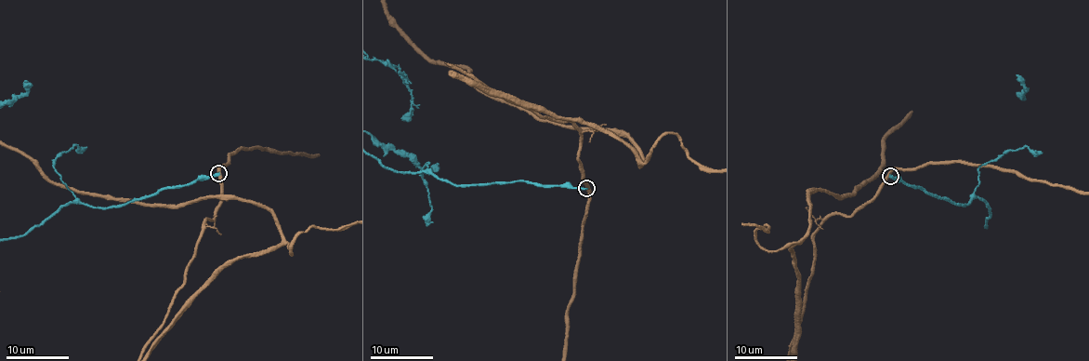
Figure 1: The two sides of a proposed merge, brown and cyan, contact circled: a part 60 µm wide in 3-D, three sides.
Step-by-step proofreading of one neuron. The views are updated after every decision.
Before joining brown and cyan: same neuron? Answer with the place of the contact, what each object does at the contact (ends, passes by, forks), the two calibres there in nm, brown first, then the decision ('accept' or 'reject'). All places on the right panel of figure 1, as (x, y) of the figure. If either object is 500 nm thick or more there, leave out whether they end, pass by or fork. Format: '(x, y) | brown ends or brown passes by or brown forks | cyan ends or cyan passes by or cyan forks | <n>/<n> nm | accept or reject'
(890, 176) | brown passes by | cyan ends | 360/280 nm | reject

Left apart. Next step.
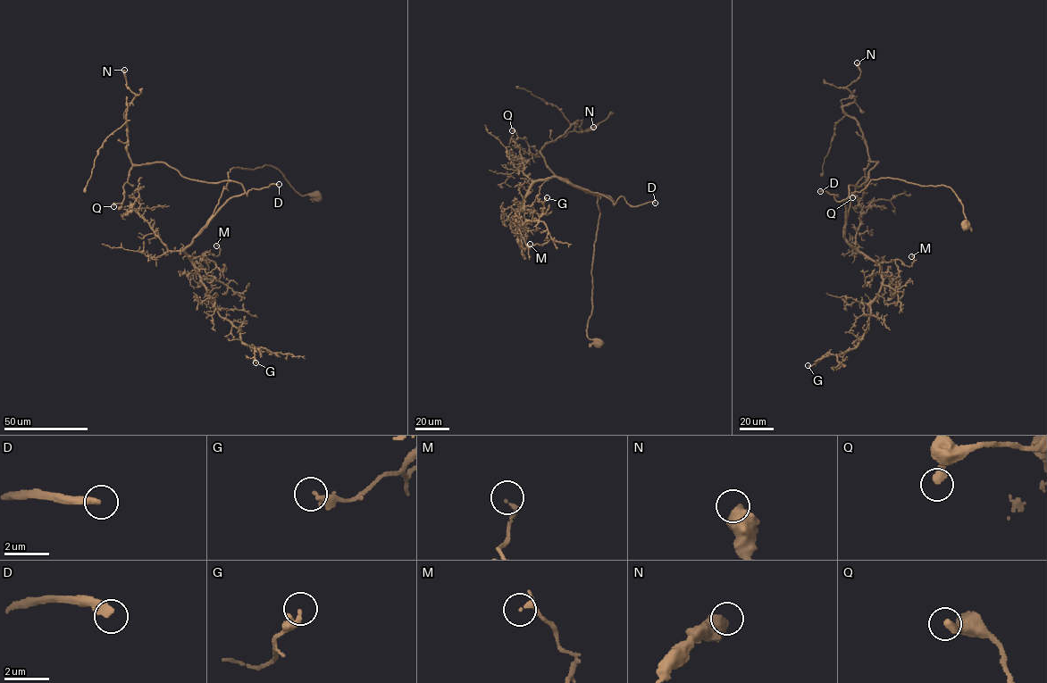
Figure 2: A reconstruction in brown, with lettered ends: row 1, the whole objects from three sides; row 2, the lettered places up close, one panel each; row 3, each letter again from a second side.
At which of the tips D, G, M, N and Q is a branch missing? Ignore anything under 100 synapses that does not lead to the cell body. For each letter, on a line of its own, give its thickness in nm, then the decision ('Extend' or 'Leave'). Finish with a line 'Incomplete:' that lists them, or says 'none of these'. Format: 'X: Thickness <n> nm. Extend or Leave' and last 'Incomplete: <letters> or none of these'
D: Thickness 400 nm. Extend
G: Thickness 320 nm. Leave
M: Thickness 110 nm. Leave
N: Thickness 700 nm. Leave
Q: Thickness 360 nm. Leave
Incomplete: D

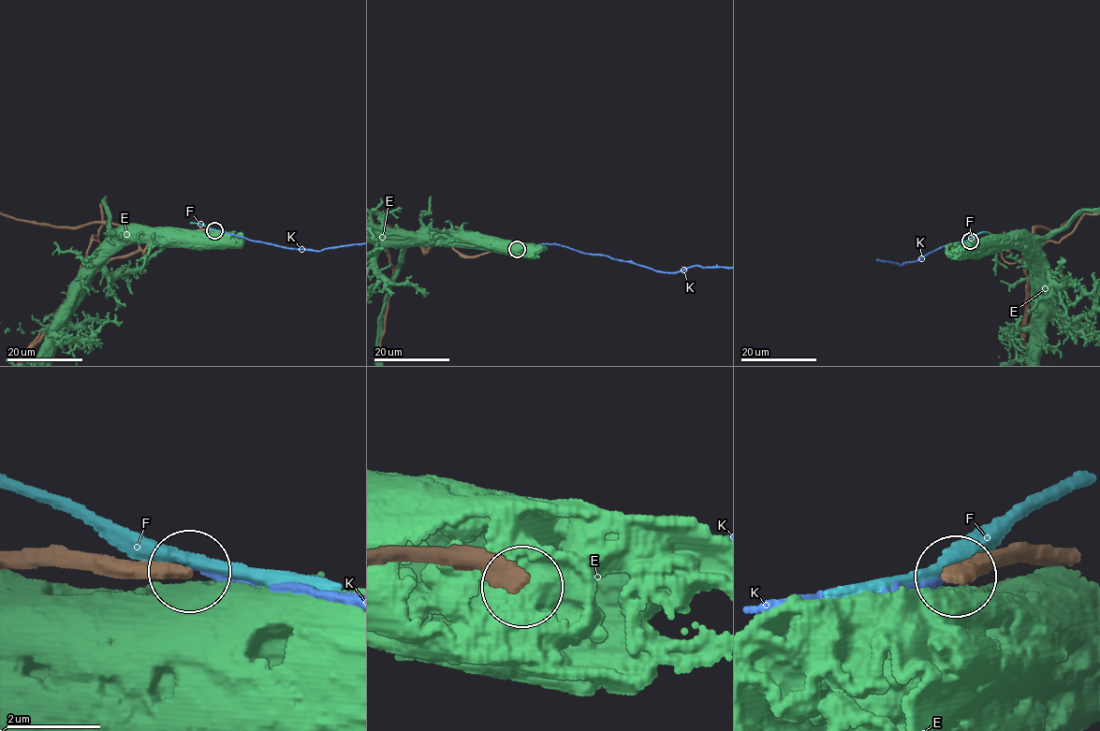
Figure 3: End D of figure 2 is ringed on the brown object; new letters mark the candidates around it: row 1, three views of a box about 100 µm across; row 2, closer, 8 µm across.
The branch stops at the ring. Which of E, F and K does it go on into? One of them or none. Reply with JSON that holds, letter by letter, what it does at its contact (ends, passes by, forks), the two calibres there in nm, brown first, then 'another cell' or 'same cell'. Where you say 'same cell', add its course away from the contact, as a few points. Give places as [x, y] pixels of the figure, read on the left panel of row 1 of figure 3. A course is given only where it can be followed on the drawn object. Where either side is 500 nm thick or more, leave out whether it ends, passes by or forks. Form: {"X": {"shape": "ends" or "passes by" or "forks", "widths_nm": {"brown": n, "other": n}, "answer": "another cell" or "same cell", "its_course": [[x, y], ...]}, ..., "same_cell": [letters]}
{"E": {"widths_nm": {"brown": 480, "other": 750}, "answer": "another cell"}, "F": {"widths_nm": {"brown": 550, "other": 400}, "answer": "another cell"}, "K": {"shape": "ends", "widths_nm": {"brown": 400, "other": 180}, "answer": "another cell"}, "same_cell": []}

